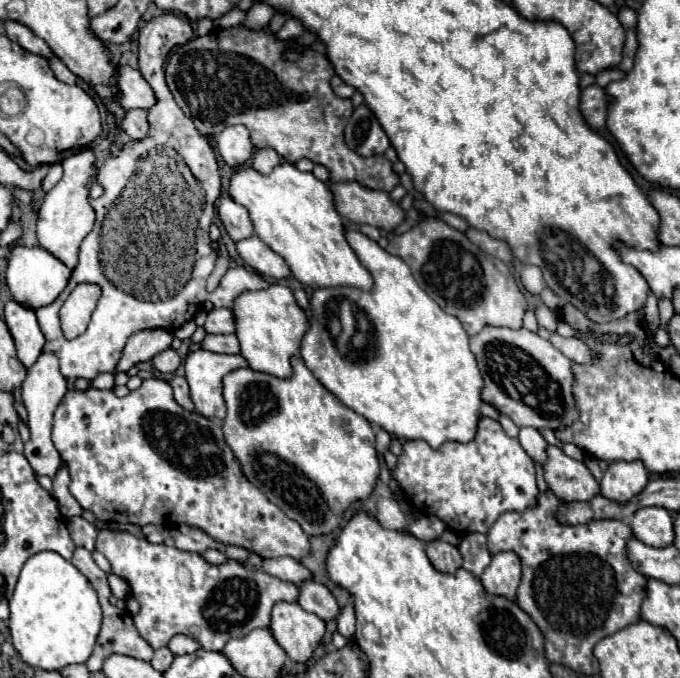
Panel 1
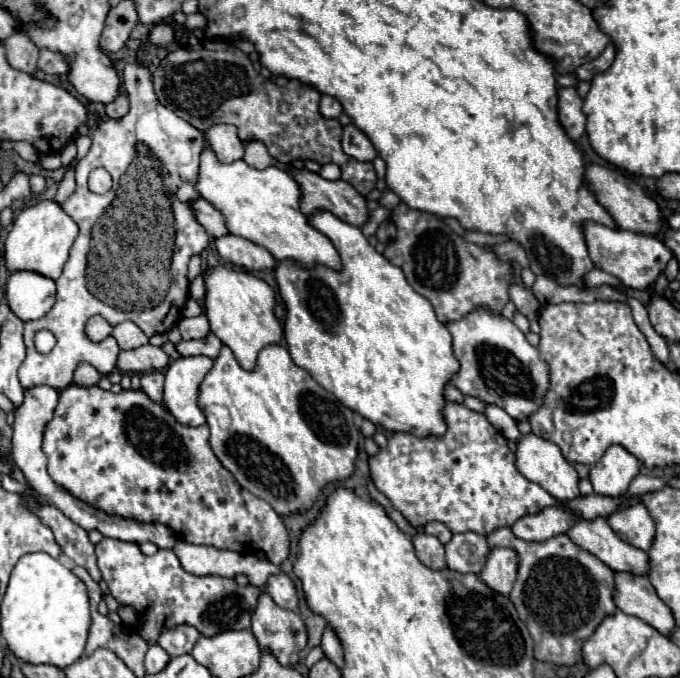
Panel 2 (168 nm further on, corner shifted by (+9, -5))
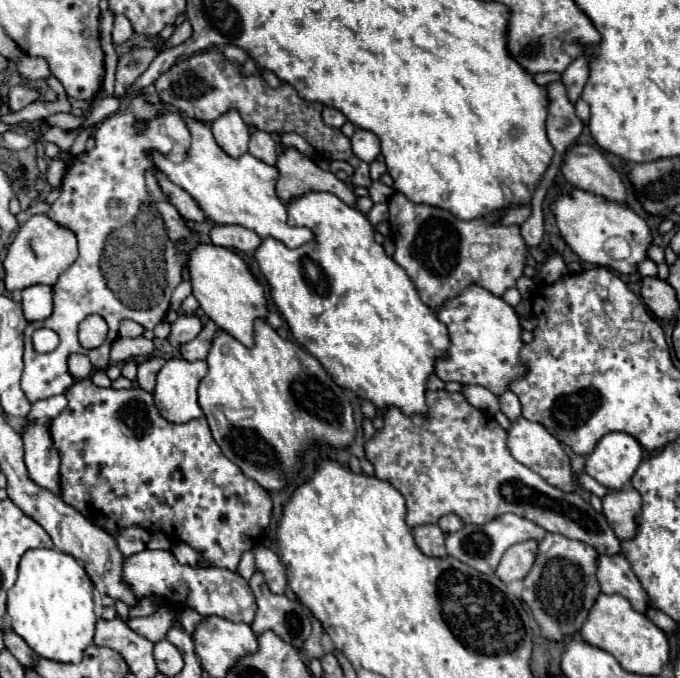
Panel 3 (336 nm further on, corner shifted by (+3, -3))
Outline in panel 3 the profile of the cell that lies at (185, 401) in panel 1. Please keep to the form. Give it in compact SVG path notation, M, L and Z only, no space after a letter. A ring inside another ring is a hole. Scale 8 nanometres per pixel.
M154 356L150 360L146 360L144 364L138 366L138 384L142 390L146 392L154 392L154 386L156 386L156 374L160 372L160 368L164 366L164 358L160 356Z

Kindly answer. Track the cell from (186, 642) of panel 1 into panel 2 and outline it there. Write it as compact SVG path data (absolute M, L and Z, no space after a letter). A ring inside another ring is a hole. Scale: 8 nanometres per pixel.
M182 624L182 626L174 626L164 630L158 636L158 644L170 654L170 656L180 656L180 654L188 654L194 648L194 642L198 640L200 632L194 626Z

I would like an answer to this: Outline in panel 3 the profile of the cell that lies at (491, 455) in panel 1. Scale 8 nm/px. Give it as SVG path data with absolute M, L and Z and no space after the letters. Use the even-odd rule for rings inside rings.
M426 392L428 416L404 416L398 408L388 408L384 430L378 430L372 440L366 442L366 458L376 470L376 478L388 480L406 500L406 522L410 528L422 524L436 524L438 518L446 514L460 516L462 524L486 524L504 516L508 512L526 516L528 508L534 508L542 514L542 528L546 532L556 532L566 538L590 544L598 554L622 554L620 540L612 532L606 516L596 512L582 496L576 492L562 492L556 486L550 486L540 474L516 462L508 450L506 430L484 412L472 408L460 392Z

